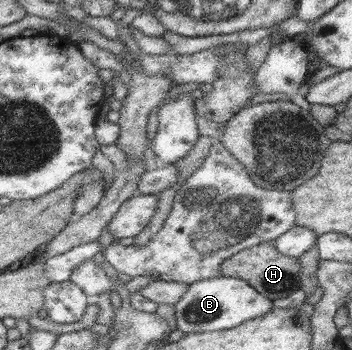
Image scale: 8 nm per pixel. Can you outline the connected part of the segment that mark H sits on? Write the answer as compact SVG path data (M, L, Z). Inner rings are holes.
M274 241L261 243L249 250L238 252L235 256L223 261L222 275L241 278L252 284L258 293L271 297L286 297L294 290L301 288L299 260L278 252Z

